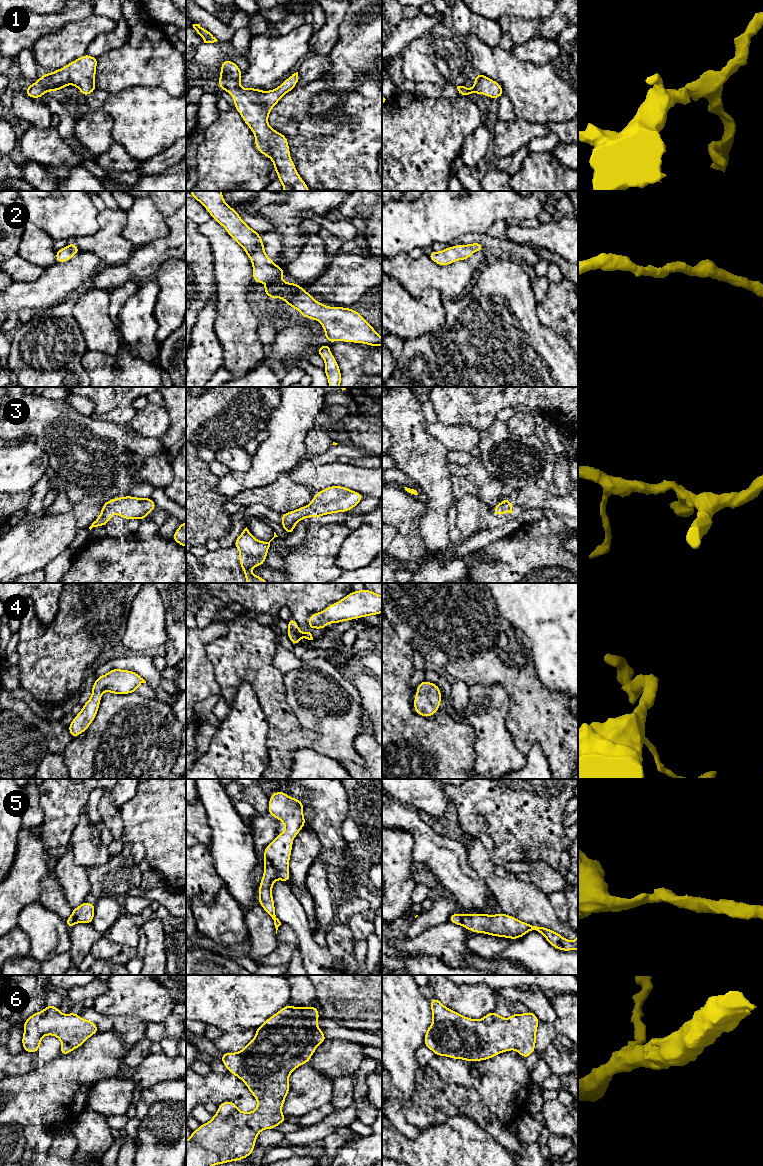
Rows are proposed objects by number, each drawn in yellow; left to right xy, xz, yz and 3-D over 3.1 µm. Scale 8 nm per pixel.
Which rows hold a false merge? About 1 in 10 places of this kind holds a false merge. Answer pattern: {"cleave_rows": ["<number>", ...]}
{"cleave_rows": []}

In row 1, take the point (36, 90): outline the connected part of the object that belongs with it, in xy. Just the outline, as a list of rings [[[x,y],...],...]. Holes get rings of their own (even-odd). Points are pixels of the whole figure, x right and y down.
[[[85,54],[51,74],[45,73],[37,82],[27,86],[25,95],[41,98],[48,91],[59,91],[67,85],[76,86],[82,95],[88,96],[94,90],[98,58]]]

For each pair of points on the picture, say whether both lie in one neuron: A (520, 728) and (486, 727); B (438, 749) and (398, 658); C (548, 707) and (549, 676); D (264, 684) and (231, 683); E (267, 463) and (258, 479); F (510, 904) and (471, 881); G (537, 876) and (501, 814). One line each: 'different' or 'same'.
A: different
B: same
C: different
D: same
E: same
F: different
G: different

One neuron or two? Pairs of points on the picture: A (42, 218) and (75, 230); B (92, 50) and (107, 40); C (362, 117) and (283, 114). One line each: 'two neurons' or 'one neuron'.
A: one neuron
B: one neuron
C: one neuron

